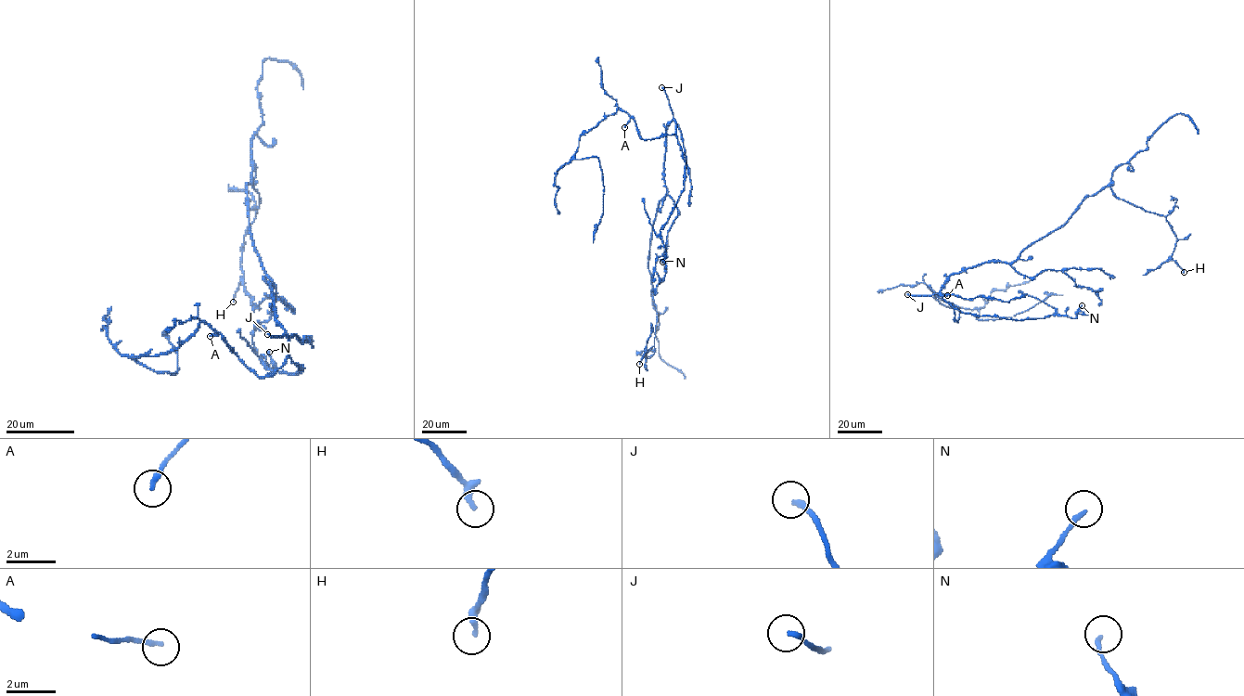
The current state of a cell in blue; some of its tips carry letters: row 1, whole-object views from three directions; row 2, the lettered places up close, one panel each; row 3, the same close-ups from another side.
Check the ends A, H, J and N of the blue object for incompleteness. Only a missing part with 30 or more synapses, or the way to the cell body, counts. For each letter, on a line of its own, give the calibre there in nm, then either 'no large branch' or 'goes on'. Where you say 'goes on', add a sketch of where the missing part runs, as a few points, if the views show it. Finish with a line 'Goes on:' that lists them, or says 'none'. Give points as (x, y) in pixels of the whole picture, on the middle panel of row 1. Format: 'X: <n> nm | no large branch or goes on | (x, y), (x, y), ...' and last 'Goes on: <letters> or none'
A: 180 nm | no large branch
H: 180 nm | no large branch
J: 190 nm | goes on | (661, 87), (651, 70), (648, 33), (651, 22), (647, 12)
N: 180 nm | no large branch
Goes on: J

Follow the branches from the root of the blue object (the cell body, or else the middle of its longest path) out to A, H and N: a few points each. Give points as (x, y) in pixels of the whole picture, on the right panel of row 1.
A: (955, 273), (941, 294), (954, 308), (958, 321), (959, 308), (937, 294), (947, 295)
H: (955, 273), (1012, 263), (1108, 186), (1120, 199), (1166, 218), (1177, 238), (1172, 258), (1184, 272)
N: (955, 273), (941, 294), (965, 313), (1016, 320), (1049, 315), (1076, 318), (1082, 305)

